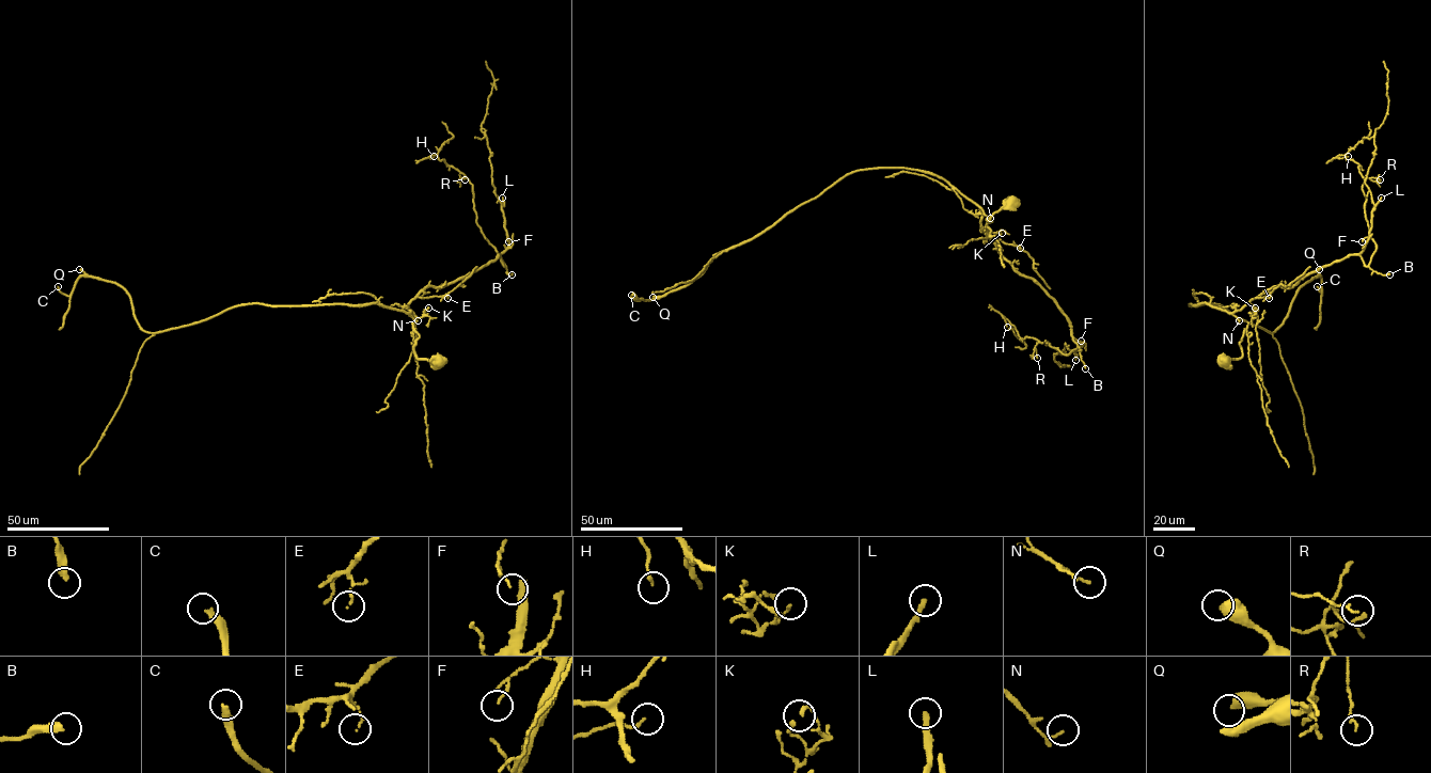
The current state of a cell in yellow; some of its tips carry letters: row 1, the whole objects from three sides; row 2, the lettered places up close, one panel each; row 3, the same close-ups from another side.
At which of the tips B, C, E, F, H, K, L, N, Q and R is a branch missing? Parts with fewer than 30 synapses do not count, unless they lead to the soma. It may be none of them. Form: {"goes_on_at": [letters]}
{"goes_on_at": ["L"]}

